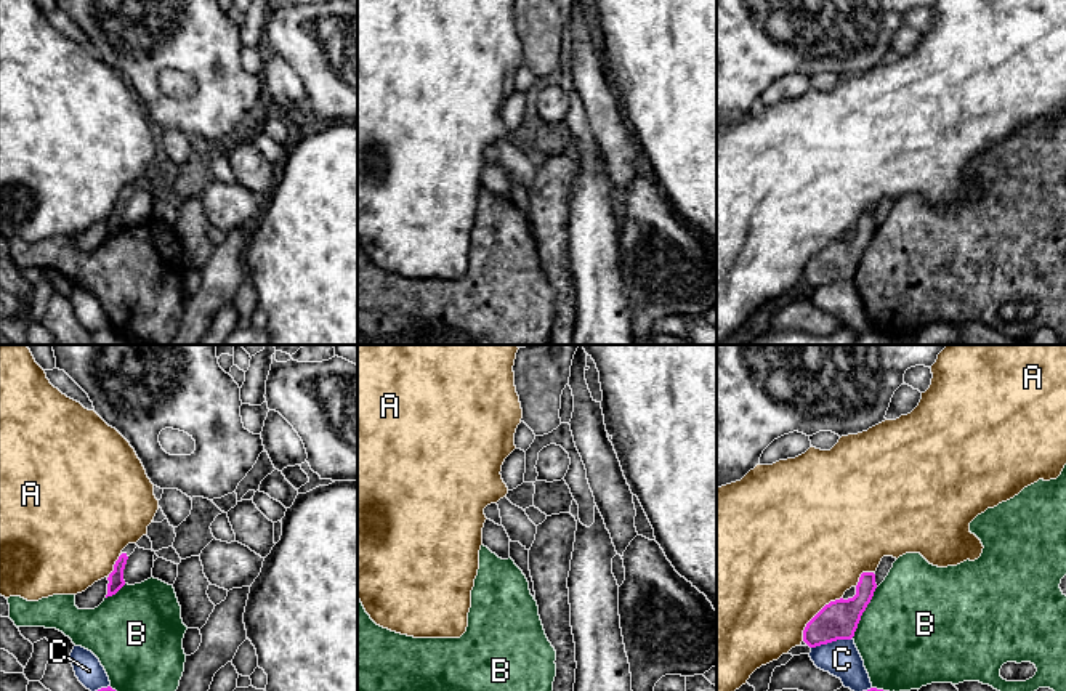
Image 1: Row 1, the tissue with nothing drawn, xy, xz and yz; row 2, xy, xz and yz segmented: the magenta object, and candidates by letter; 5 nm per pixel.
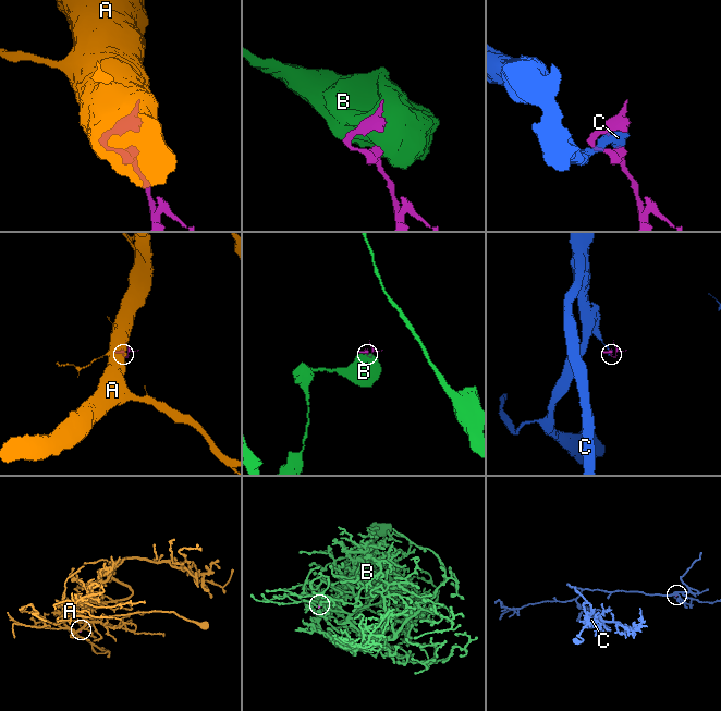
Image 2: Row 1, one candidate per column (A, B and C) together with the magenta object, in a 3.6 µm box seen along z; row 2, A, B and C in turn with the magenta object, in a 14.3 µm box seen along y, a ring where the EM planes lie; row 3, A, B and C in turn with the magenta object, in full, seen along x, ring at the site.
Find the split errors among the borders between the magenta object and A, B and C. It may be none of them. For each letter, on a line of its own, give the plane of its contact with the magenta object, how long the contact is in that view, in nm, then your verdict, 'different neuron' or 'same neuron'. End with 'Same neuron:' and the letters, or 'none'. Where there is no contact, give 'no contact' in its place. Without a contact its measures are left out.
A: yz | 300 nm | different neuron
B: yz | 280 nm | different neuron
C: yz | 220 nm | different neuron
Same neuron: none

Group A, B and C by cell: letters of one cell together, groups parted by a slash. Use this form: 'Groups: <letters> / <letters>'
Groups: A / B / C

